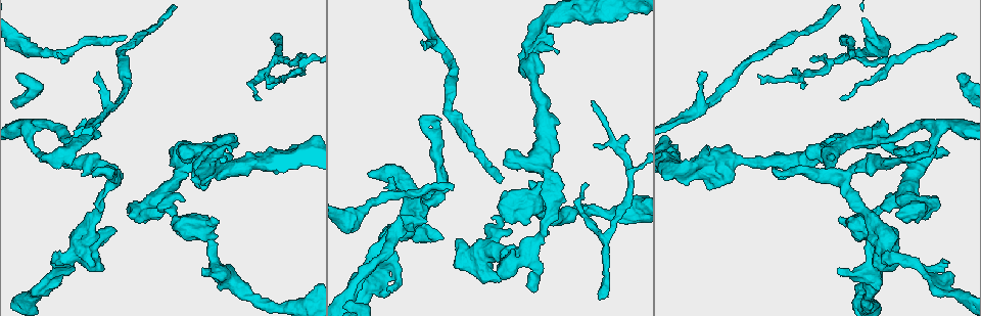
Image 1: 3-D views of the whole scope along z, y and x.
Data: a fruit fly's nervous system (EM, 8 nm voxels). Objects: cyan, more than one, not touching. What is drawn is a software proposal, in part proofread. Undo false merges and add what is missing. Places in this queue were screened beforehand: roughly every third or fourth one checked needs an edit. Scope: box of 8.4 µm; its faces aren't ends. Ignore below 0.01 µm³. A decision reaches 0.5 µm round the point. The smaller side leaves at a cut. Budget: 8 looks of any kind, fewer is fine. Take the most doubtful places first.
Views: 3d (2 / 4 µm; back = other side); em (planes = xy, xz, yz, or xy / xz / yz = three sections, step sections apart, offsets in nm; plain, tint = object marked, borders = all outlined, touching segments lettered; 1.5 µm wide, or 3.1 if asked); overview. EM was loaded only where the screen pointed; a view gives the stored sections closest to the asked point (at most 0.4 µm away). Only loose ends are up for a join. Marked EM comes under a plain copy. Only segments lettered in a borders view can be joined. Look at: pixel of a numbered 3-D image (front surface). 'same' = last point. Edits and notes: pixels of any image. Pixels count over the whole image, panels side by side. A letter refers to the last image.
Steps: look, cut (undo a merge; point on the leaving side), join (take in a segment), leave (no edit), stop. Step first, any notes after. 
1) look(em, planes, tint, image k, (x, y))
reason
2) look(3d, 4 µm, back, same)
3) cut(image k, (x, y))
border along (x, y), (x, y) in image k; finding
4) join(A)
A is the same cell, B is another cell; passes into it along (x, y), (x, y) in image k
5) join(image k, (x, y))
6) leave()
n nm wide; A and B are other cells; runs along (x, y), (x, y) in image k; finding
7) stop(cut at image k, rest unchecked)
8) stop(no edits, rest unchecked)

look(em, planes, borders, image 1, (453, 189))
branch stops here

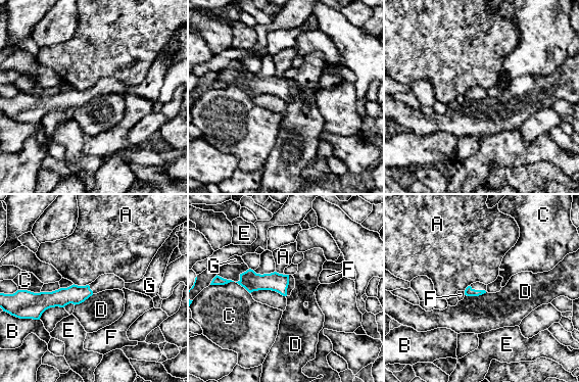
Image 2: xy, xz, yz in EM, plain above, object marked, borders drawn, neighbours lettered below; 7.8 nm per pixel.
leave()
D touches over 180 nm; A, B, C, D, E, F and G are other cells; no lettered segment goes on from it

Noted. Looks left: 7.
look(em, xy, step 4, borders, image 1, (953, 39))
thin end

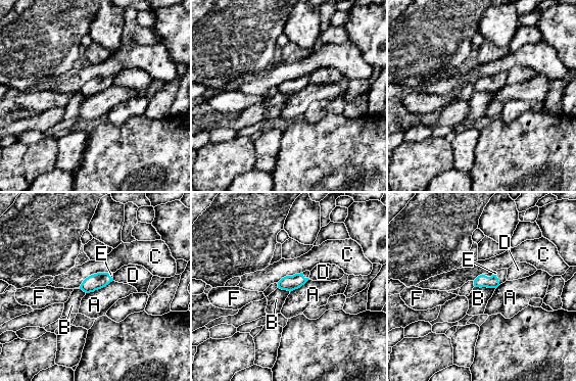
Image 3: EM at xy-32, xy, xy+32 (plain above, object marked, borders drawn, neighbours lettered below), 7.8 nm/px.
look(em, planes, borders, same)
another direction

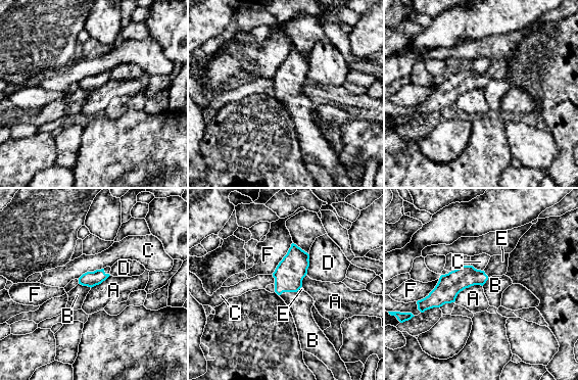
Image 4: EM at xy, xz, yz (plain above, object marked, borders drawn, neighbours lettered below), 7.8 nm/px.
join(E)
E is the same cell, A, B, C, D and F are other cells; passes into it along (455, 281), (485, 274), (497, 266) in image 4; it goes on there

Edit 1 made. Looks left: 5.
look(3d, 4 µm, image 1, (699, 74))
branch stops here

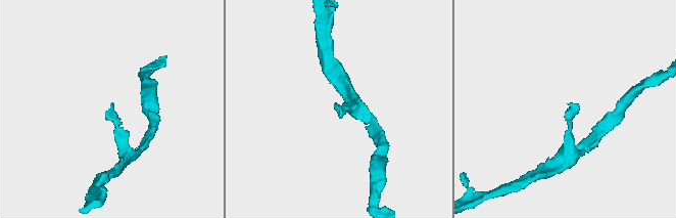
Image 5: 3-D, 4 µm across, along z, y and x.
look(em, 3.1 µm, planes, borders, image 5, (112, 105))

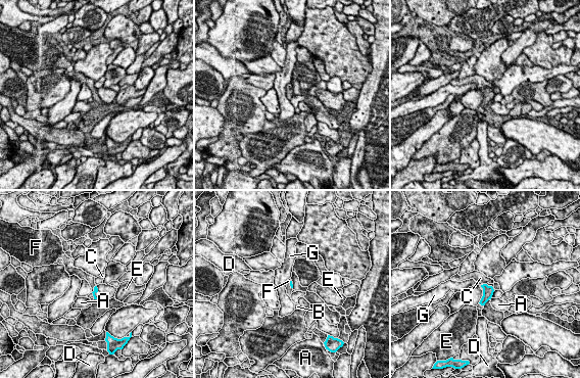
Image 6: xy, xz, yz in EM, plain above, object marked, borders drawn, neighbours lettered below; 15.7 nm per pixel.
join(F)
F touches over 140 nm; F is the same cell, A, B, C, D, E and G are other cells; passes into it along (96, 294), (94, 289), (89, 278) in image 6; it goes on there

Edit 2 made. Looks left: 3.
stop(join at image 4, join at image 6, rest unchecked)

